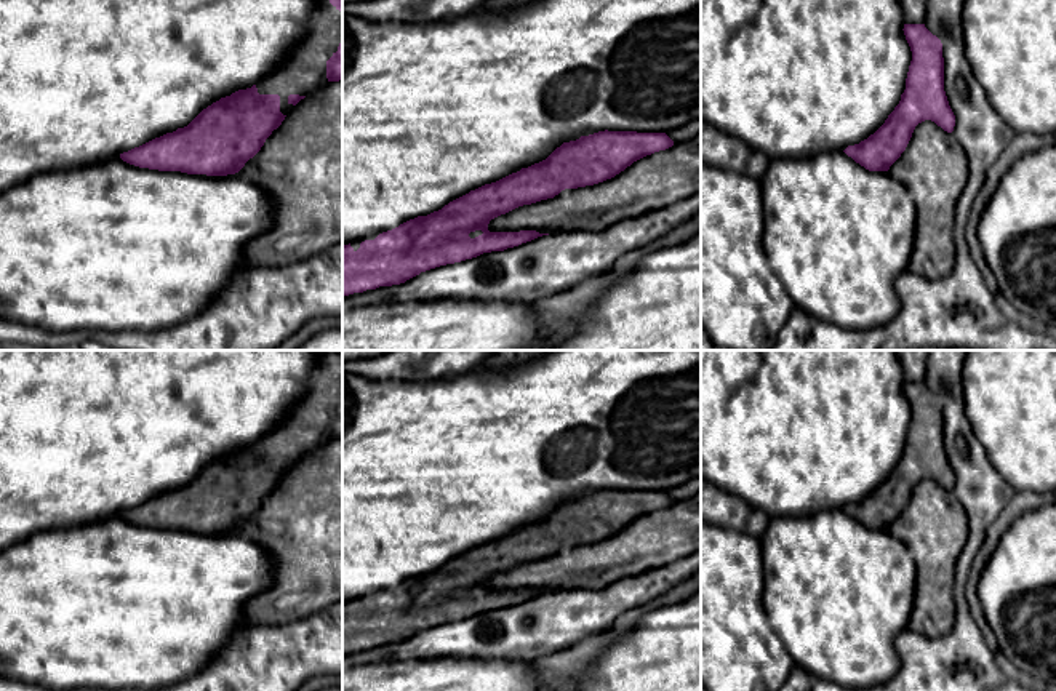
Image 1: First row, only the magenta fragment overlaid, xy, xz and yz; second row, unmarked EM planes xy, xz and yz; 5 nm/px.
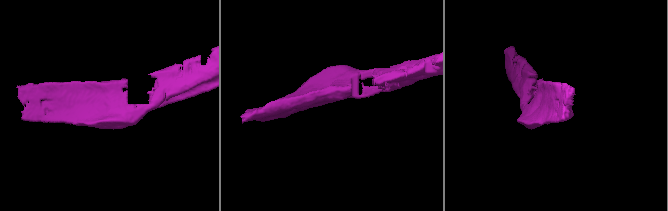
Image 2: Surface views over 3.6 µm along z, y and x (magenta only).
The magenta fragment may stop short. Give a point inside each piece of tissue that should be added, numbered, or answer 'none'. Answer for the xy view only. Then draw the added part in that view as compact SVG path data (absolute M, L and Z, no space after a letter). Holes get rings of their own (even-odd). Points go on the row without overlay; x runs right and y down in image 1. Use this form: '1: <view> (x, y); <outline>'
1: xy (303, 429); M322 353L306 392L269 433L256 441L259 453L278 453L280 470L290 472L294 464L290 453L310 454L326 445L326 419L342 400L342 369L333 365L330 353Z

